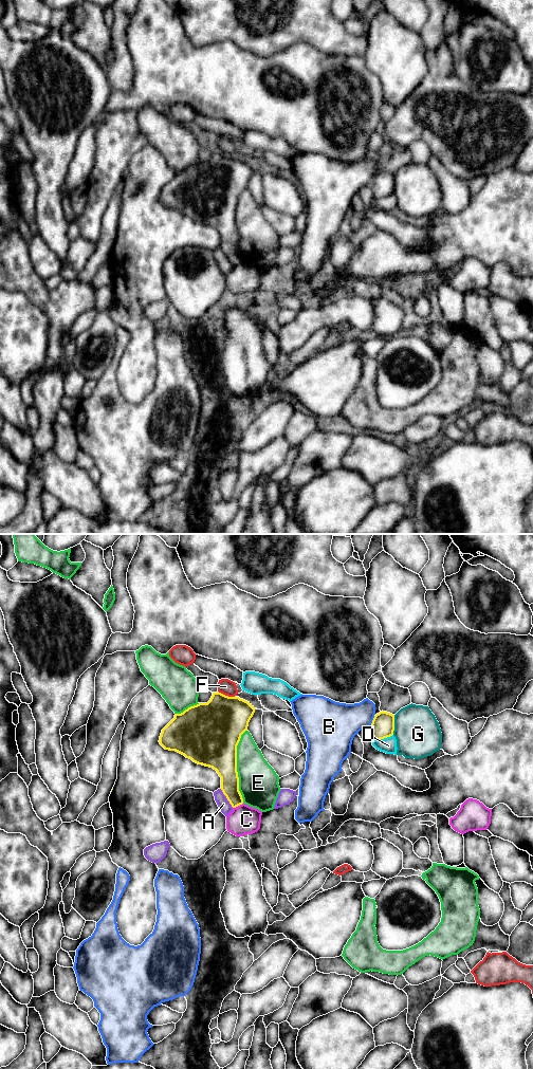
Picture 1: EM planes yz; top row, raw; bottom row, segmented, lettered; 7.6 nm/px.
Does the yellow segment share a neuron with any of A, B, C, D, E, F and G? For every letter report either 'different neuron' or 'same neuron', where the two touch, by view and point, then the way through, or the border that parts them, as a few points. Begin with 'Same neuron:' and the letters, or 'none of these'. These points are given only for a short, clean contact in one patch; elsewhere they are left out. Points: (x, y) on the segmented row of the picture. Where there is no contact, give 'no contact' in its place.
Same neuron: none of these
A: different neuron | yz (226, 797) | along yz (220, 788), (233, 807)
B: different neuron | yz (372, 721)
C: different neuron | yz (237, 806) | along yz (242, 803), (233, 808)
D: different neuron | yz (383, 738)
E: different neuron | yz (236, 767)
F: different neuron | yz (226, 696)
G: different neuron | yz (393, 724)

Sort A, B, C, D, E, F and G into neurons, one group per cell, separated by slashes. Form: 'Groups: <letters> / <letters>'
Groups: A / B / C / D / E / F / G

